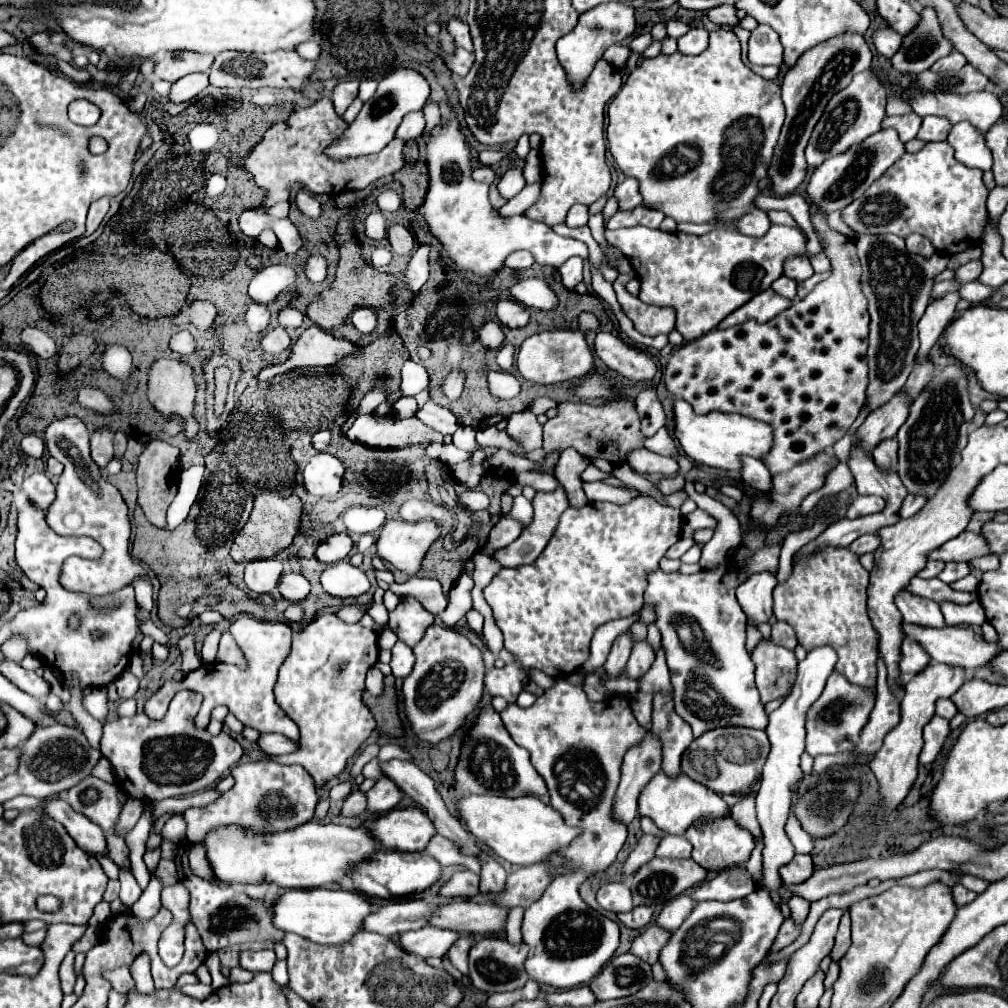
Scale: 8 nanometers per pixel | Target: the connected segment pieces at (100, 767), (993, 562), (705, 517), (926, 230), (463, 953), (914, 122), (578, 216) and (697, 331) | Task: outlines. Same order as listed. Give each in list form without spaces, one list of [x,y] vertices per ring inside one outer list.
[[[100,759],[98,761],[98,765],[96,765],[96,769],[92,769],[92,775],[94,777],[98,777],[98,779],[114,779],[114,775],[112,775],[112,765],[110,765],[110,761],[108,759]]]
[[[988,555],[988,557],[978,557],[978,559],[972,559],[970,561],[970,567],[974,569],[980,569],[980,571],[992,571],[998,567],[998,555]]]
[[[696,509],[696,511],[682,517],[682,535],[686,535],[686,537],[692,537],[694,531],[706,529],[706,527],[716,529],[716,519],[702,509]]]
[[[928,143],[918,153],[904,153],[896,165],[892,165],[880,179],[876,179],[864,193],[862,201],[856,199],[842,209],[842,221],[856,233],[864,235],[884,235],[894,233],[898,237],[908,237],[910,233],[920,233],[932,241],[932,245],[942,253],[956,253],[952,245],[960,245],[960,251],[974,247],[982,237],[982,227],[986,223],[986,197],[988,189],[982,183],[982,171],[966,167],[954,159],[954,149],[944,143]]]
[[[460,937],[452,949],[448,951],[448,961],[462,973],[468,975],[468,951],[470,951],[470,941],[466,937]]]
[[[910,113],[910,115],[902,115],[902,117],[886,117],[882,121],[882,129],[896,129],[900,141],[908,143],[910,139],[916,137],[920,123],[922,123],[922,119],[916,113]]]
[[[574,205],[566,217],[568,227],[580,227],[588,223],[588,207],[586,205]]]
[[[772,225],[764,237],[746,237],[736,231],[710,231],[706,235],[686,235],[686,233],[666,233],[650,227],[628,227],[628,229],[606,229],[606,241],[616,245],[624,257],[632,263],[632,269],[640,277],[640,299],[648,305],[672,307],[676,311],[676,329],[686,341],[694,341],[718,325],[718,329],[728,329],[740,325],[748,319],[760,323],[770,321],[792,301],[778,297],[768,289],[780,275],[784,259],[790,255],[806,255],[806,237],[784,225]]]

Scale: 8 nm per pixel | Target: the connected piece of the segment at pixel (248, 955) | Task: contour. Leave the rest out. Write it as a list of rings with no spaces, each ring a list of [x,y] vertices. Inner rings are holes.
[[[242,949],[240,951],[240,967],[256,973],[256,971],[272,971],[276,955],[272,949]]]

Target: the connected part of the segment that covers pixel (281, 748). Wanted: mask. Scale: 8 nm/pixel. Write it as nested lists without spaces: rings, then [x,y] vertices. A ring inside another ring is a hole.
[[[260,733],[256,743],[266,755],[286,755],[286,753],[292,753],[298,749],[298,743],[286,739],[284,735],[278,735],[278,733]]]

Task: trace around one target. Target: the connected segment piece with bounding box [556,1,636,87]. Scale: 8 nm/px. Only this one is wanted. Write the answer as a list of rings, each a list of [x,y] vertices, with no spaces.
[[[610,1],[610,3],[604,3],[604,5],[596,5],[596,9],[582,13],[580,19],[578,19],[578,25],[556,43],[558,59],[560,59],[562,67],[566,69],[572,85],[580,87],[582,81],[592,73],[594,63],[604,55],[604,51],[610,45],[616,45],[616,43],[624,41],[628,35],[632,35],[634,27],[636,27],[634,7],[630,7],[622,1]]]

